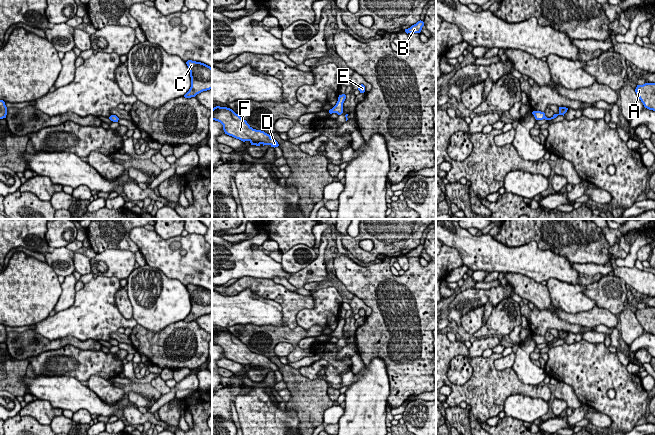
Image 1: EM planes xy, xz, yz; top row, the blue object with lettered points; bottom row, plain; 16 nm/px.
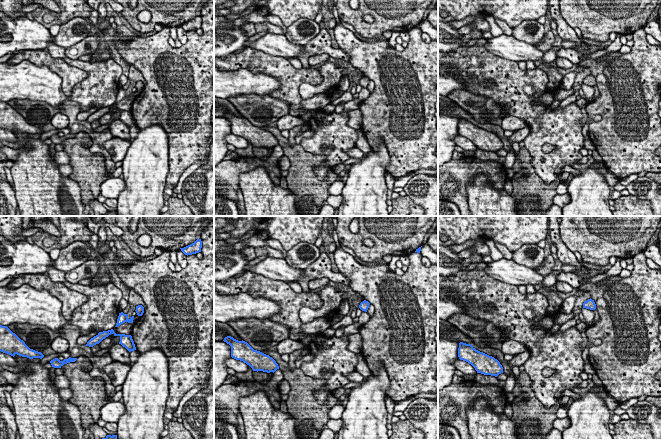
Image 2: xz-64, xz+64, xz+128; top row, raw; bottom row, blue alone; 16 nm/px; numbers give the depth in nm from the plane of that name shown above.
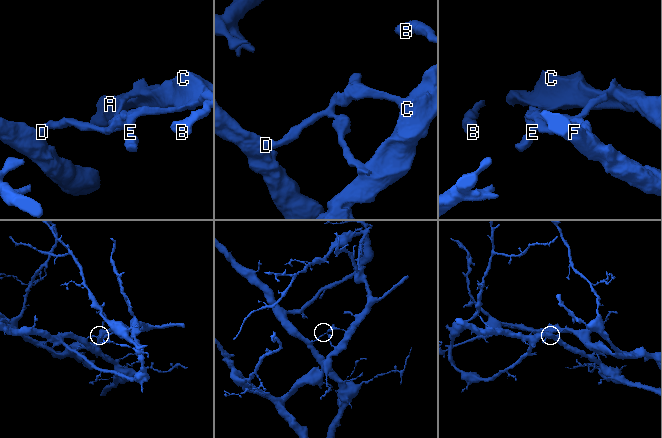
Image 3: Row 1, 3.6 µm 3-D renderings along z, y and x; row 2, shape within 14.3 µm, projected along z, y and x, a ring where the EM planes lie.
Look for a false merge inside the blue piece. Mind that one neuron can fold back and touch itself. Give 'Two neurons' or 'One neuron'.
Two neurons

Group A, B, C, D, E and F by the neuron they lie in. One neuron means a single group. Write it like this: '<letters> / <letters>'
A B C E / D F

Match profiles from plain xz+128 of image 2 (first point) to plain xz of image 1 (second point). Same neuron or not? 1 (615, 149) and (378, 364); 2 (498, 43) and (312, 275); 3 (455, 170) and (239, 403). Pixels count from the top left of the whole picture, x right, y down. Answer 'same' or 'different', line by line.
1: different
2: different
3: different

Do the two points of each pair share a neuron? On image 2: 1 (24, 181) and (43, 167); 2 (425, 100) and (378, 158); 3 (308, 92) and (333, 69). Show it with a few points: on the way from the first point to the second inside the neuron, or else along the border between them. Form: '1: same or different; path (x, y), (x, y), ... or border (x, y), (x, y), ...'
1: same; path (29, 181), (38, 172)
2: different; border (381, 141), (388, 153), (387, 171)
3: same; path (316, 89), (319, 89), (331, 77)

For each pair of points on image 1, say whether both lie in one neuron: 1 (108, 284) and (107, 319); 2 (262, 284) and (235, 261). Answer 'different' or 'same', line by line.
1: same
2: different

